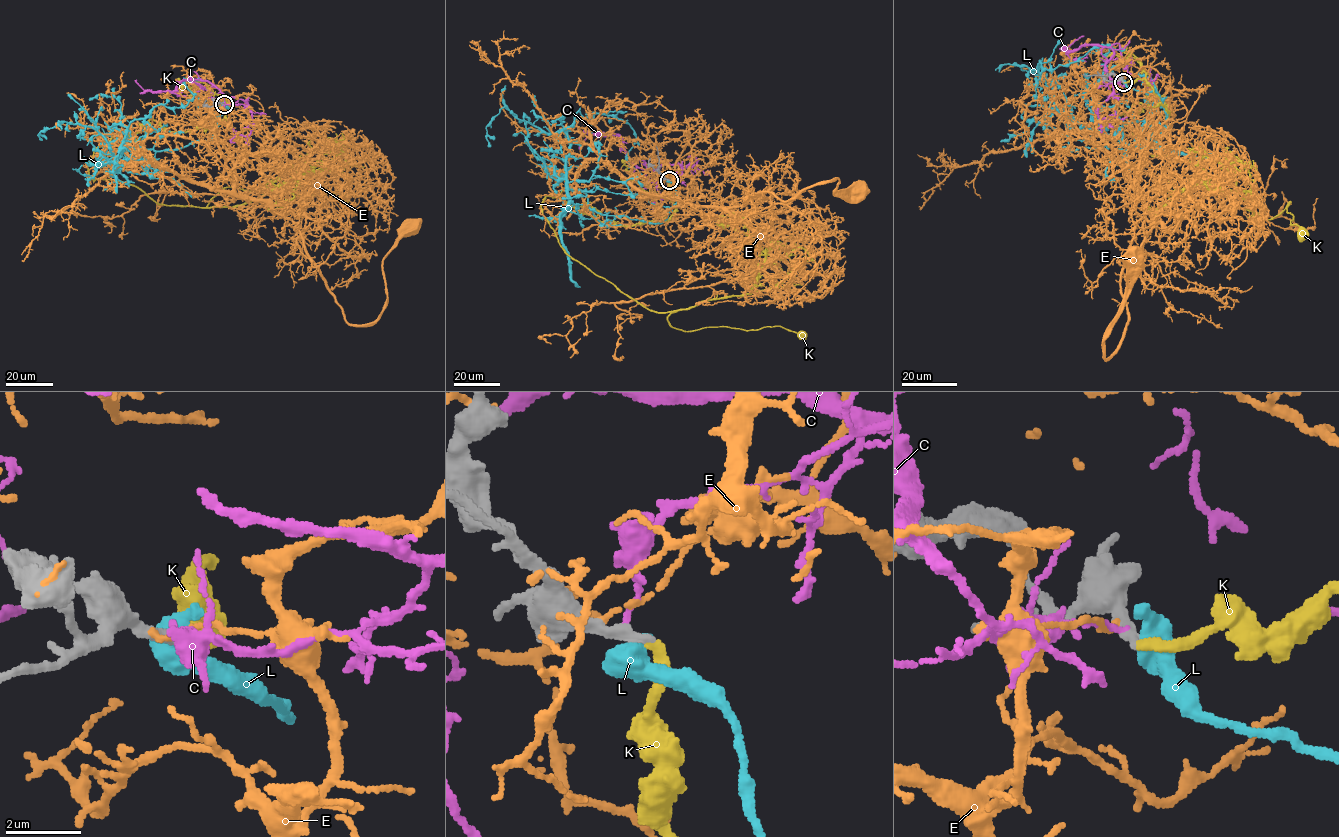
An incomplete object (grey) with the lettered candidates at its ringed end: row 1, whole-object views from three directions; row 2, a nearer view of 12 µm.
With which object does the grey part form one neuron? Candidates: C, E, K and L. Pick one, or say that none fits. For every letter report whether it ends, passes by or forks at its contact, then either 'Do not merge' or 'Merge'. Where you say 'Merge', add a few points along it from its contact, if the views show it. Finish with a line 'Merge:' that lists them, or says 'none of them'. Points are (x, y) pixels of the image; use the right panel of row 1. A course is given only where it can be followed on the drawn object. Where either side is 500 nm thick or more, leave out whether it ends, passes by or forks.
C: It ends there. Do not merge
E: It ends there. Do not merge
K: It ends there. Merge. Its course: (1123, 82), (1169, 109), (1127, 111), (1143, 147), (1263, 219), (1290, 201), (1301, 232)
L: Do not merge
Merge: K

